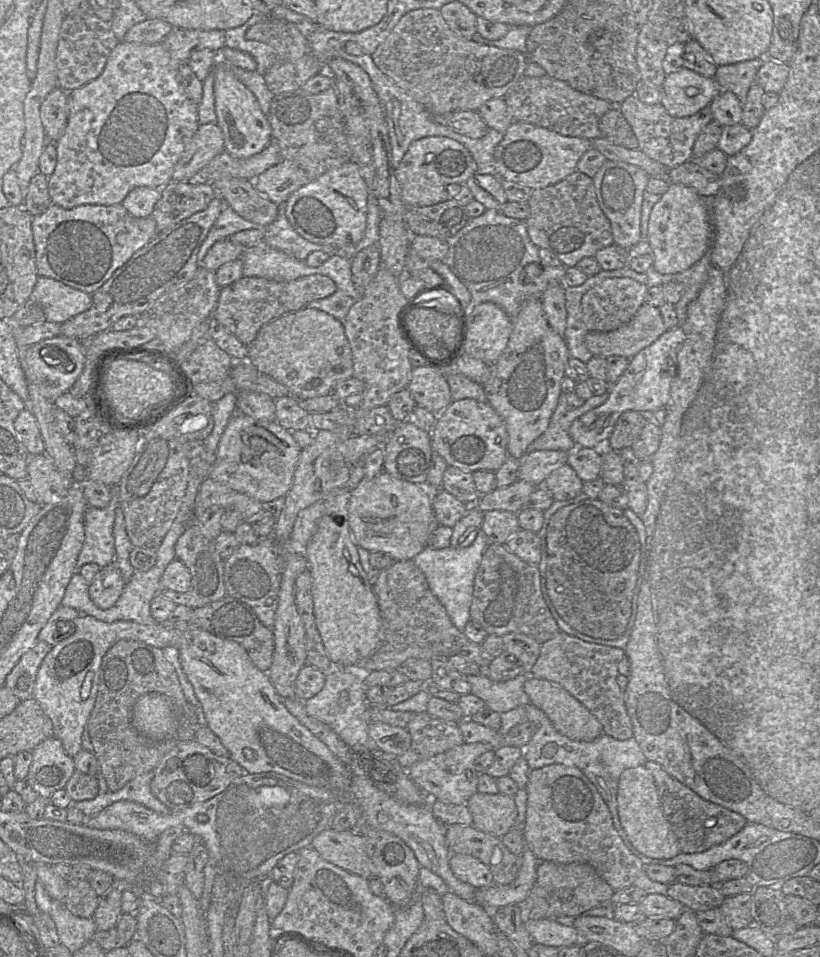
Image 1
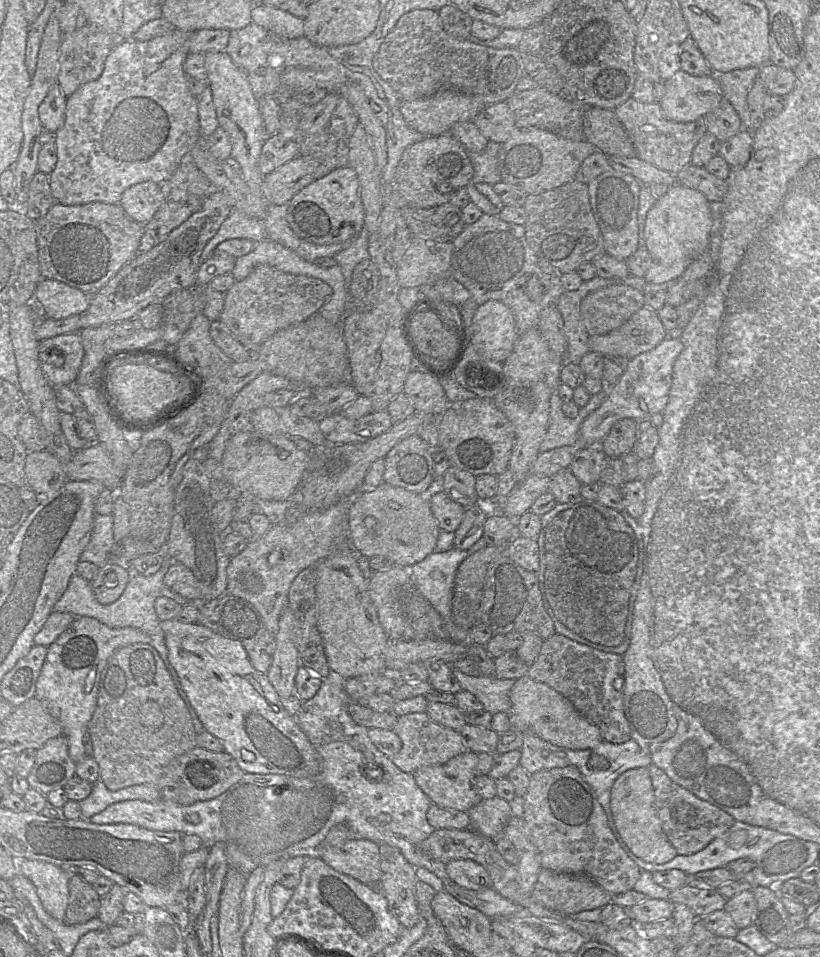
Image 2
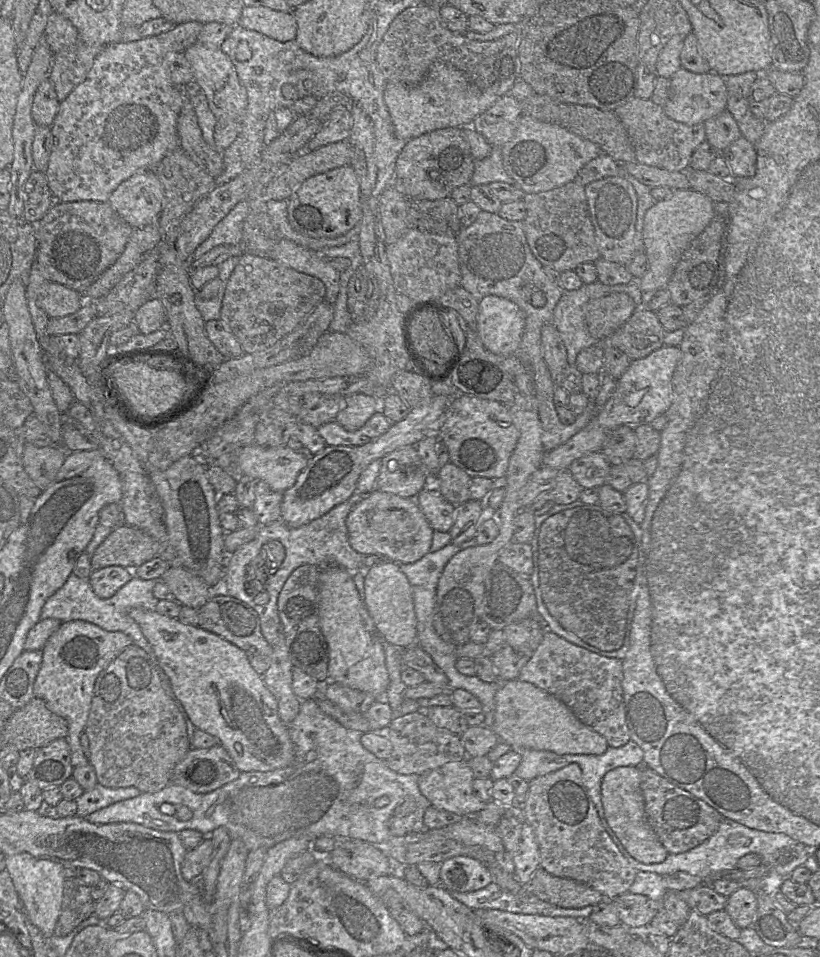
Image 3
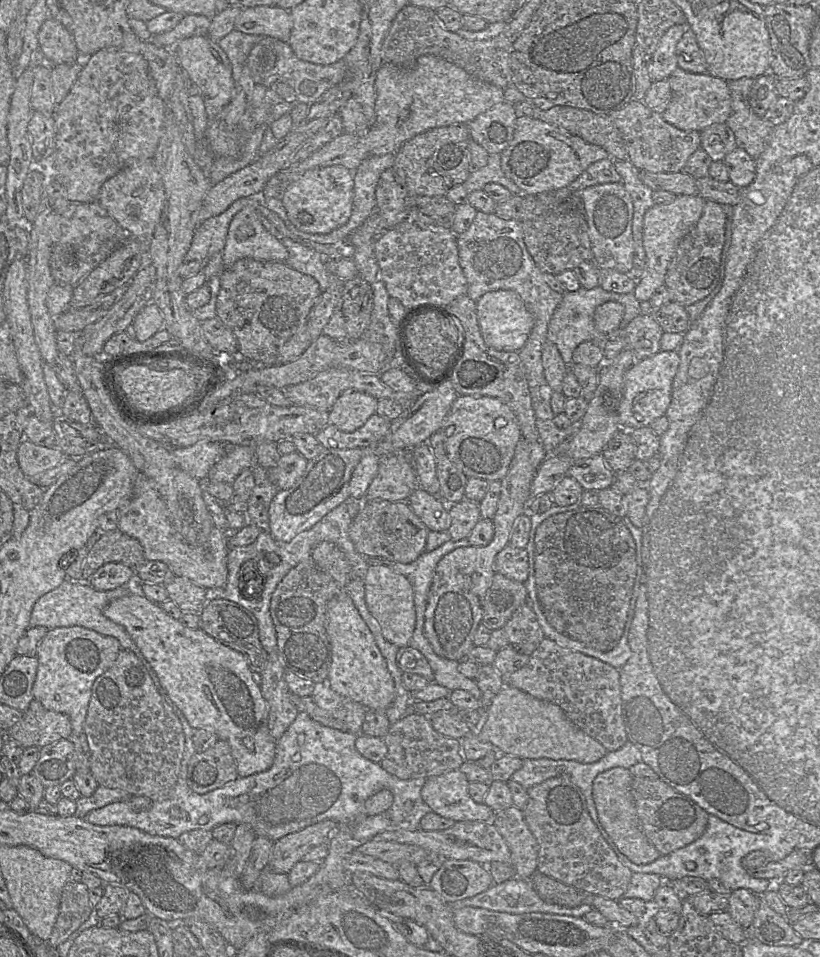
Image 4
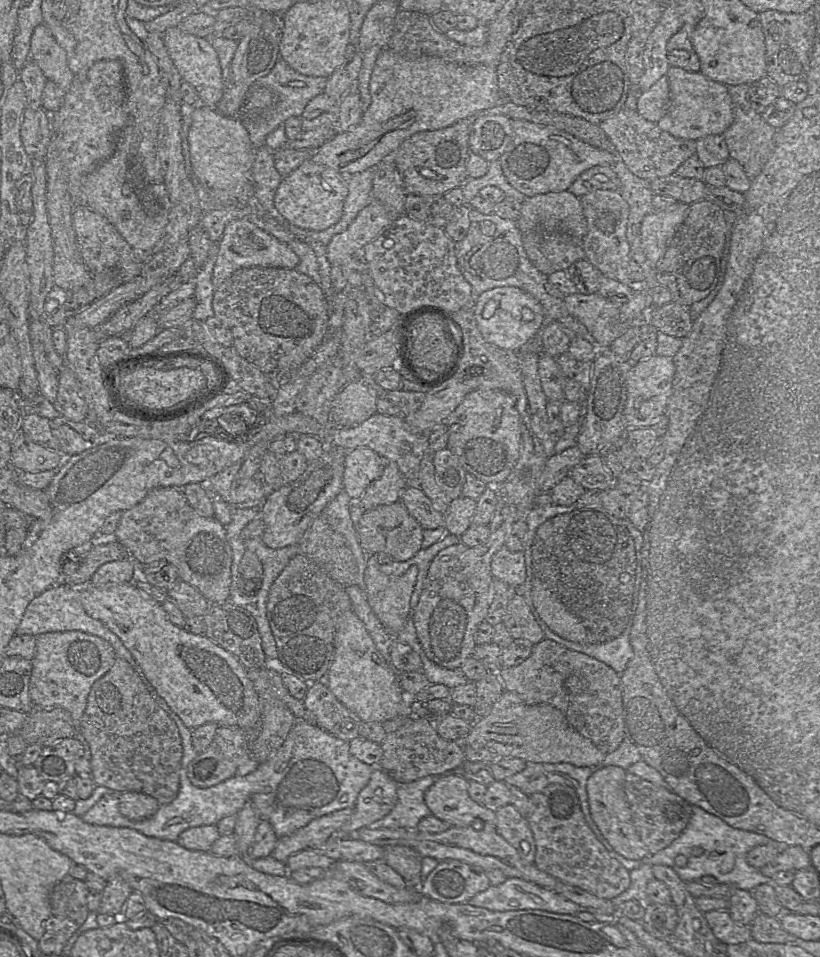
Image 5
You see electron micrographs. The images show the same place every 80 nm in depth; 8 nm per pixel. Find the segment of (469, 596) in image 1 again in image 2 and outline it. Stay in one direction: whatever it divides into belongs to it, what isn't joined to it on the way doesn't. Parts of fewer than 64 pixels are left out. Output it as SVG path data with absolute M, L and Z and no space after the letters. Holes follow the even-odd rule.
M481 537L469 549L458 549L453 547L443 552L433 551L421 561L411 566L403 567L407 569L408 575L410 577L410 582L413 584L413 586L422 594L424 598L430 602L430 604L440 614L443 620L444 630L448 633L448 639L445 640L451 640L456 643L474 643L470 642L469 629L465 629L454 624L452 620L451 600L455 576L459 565L469 554L483 548L486 545L487 544L485 540Z

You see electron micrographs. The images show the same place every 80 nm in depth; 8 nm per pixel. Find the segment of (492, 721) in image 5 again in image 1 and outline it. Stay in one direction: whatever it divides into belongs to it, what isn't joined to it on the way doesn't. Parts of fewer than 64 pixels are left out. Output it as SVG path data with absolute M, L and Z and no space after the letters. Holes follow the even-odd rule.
M528 676L524 684L524 690L528 698L528 703L544 712L556 730L569 739L590 742L603 733L602 726L597 718L559 684Z

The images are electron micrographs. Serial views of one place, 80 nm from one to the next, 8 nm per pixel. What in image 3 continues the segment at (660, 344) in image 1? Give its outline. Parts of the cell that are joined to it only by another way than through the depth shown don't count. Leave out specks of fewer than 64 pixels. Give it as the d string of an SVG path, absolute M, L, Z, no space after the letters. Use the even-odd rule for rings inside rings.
M665 345L644 358L632 360L617 380L613 396L596 412L599 425L605 430L612 430L621 425L636 428L650 424L656 417L665 415L672 403L672 378L680 360L680 346Z

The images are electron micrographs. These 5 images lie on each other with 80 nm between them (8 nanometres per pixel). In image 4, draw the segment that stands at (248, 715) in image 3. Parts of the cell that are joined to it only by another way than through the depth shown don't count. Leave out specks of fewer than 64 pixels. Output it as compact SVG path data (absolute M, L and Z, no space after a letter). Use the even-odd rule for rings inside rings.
M142 593L113 600L103 614L125 628L140 650L157 690L160 684L189 725L193 729L210 730L229 744L239 777L271 767L277 741L269 732L268 705L257 676L240 652L218 642L200 628L185 627Z

